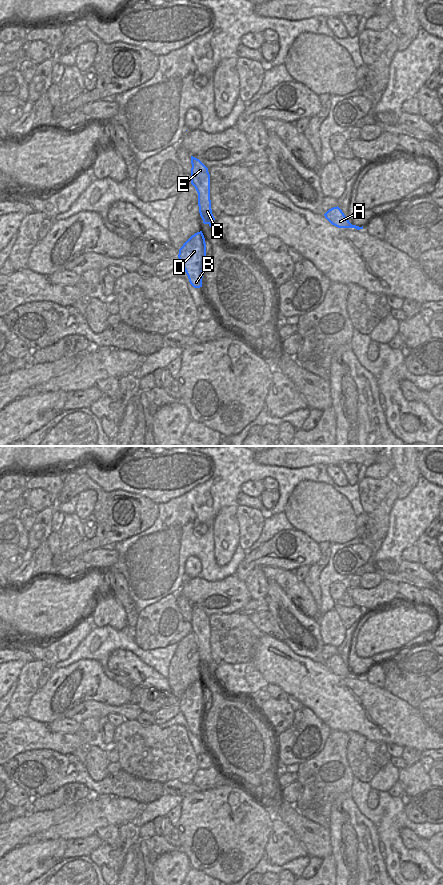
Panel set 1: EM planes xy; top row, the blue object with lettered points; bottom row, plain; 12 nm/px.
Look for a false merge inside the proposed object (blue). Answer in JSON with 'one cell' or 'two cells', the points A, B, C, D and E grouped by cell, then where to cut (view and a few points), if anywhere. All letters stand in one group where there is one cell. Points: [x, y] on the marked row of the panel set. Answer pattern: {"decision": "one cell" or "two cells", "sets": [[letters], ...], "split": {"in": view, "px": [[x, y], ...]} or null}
{"decision": "two cells", "sets": [["A", "B", "D"], ["C", "E"]], "split": {"in": "xy", "px": [[201, 262], [203, 267]]}}

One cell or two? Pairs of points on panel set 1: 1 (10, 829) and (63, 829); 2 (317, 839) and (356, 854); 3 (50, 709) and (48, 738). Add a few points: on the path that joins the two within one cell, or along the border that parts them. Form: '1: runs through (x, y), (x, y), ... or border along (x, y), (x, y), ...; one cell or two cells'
1: border along (69, 820), (51, 825), (44, 830), (25, 837); two cells
2: border along (327, 829), (330, 835), (331, 854); two cells
3: border along (26, 715), (47, 724); two cells

